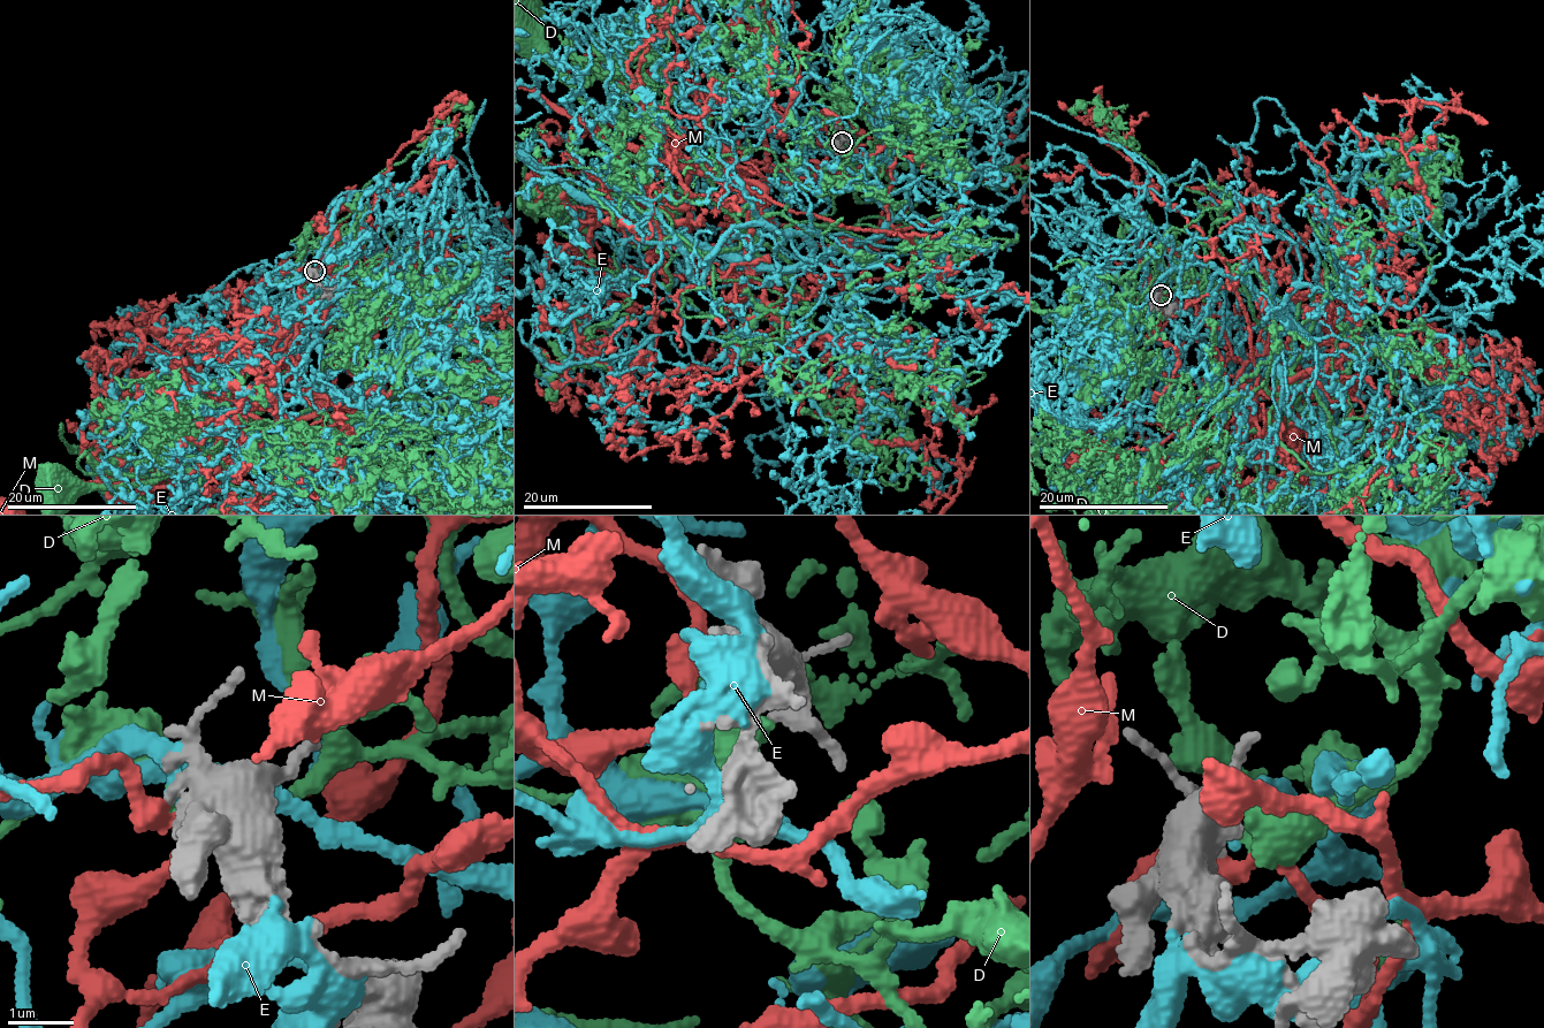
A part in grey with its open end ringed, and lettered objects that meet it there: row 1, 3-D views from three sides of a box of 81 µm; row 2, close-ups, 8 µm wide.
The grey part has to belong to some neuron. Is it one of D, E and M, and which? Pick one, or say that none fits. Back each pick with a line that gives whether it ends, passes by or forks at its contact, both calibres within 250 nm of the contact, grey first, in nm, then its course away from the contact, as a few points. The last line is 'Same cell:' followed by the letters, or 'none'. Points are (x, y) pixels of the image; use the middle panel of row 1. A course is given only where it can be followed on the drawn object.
D: it ends; calibres 360 and 650 nm; course (842, 142), (913, 249), (804, 220), (765, 243), (624, 151), (517, 25)
Same cell: D

